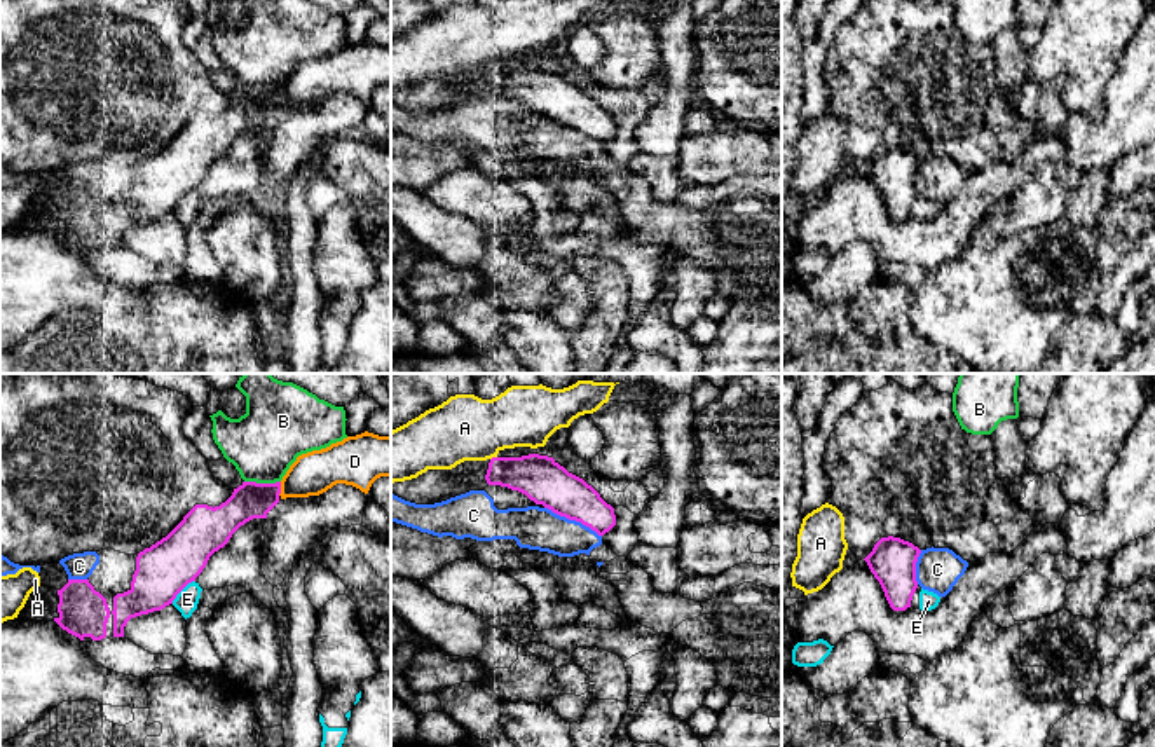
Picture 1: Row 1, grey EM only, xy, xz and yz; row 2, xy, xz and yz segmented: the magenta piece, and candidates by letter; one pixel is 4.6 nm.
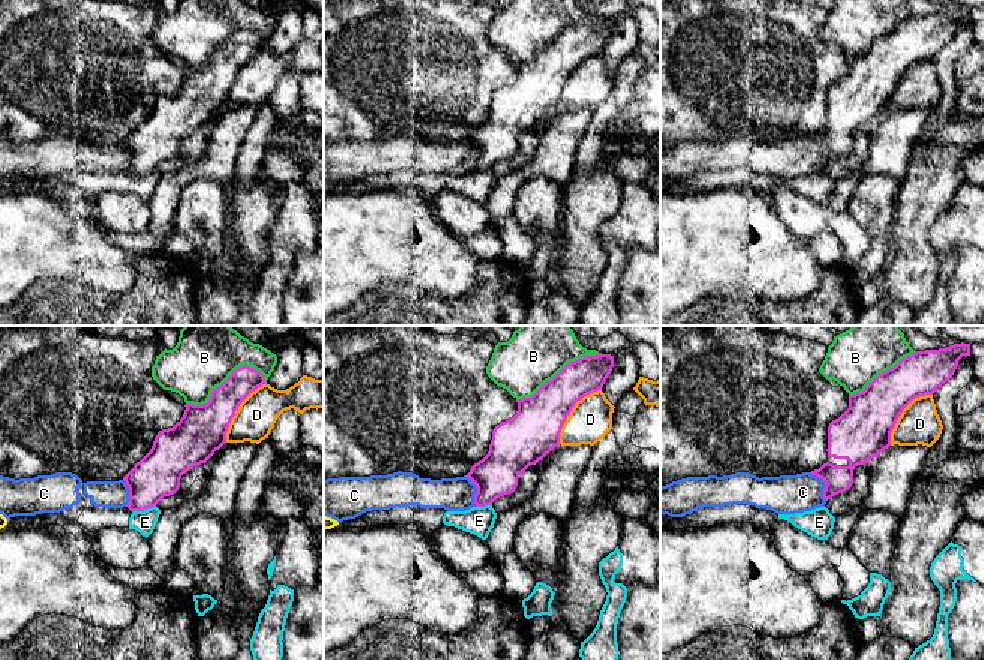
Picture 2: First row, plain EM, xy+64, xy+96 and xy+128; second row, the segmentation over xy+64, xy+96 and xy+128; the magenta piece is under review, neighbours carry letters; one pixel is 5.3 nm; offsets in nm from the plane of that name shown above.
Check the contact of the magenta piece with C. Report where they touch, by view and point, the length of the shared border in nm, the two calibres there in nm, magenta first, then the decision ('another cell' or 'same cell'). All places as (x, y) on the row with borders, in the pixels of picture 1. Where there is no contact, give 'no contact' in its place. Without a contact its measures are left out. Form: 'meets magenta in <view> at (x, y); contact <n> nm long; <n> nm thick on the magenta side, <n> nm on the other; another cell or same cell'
meets magenta in xz at (573, 519); contact 300 nm long; 200 nm thick on the magenta side, 200 nm on the other; same cell

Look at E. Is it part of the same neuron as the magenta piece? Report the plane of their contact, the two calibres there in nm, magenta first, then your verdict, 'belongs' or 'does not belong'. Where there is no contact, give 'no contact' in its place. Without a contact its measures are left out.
meets magenta in xy; 240 nm thick on the magenta side, 100 nm on the other; does not belong

